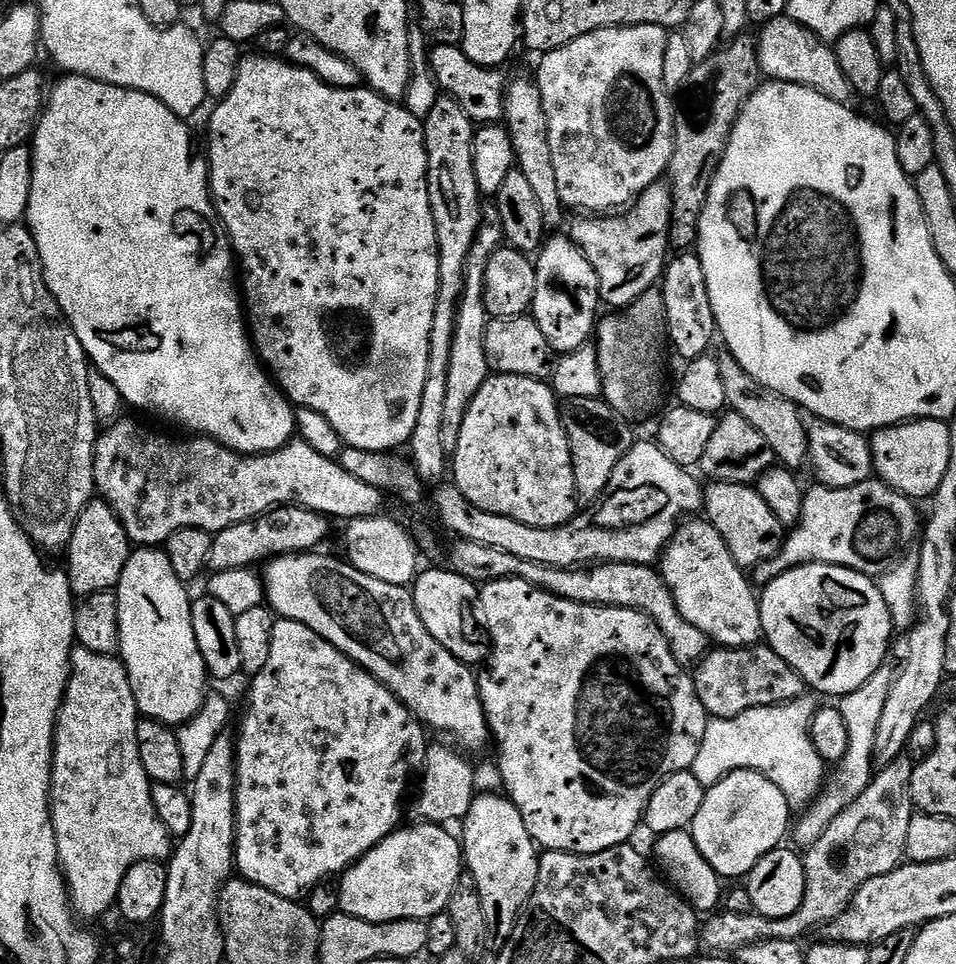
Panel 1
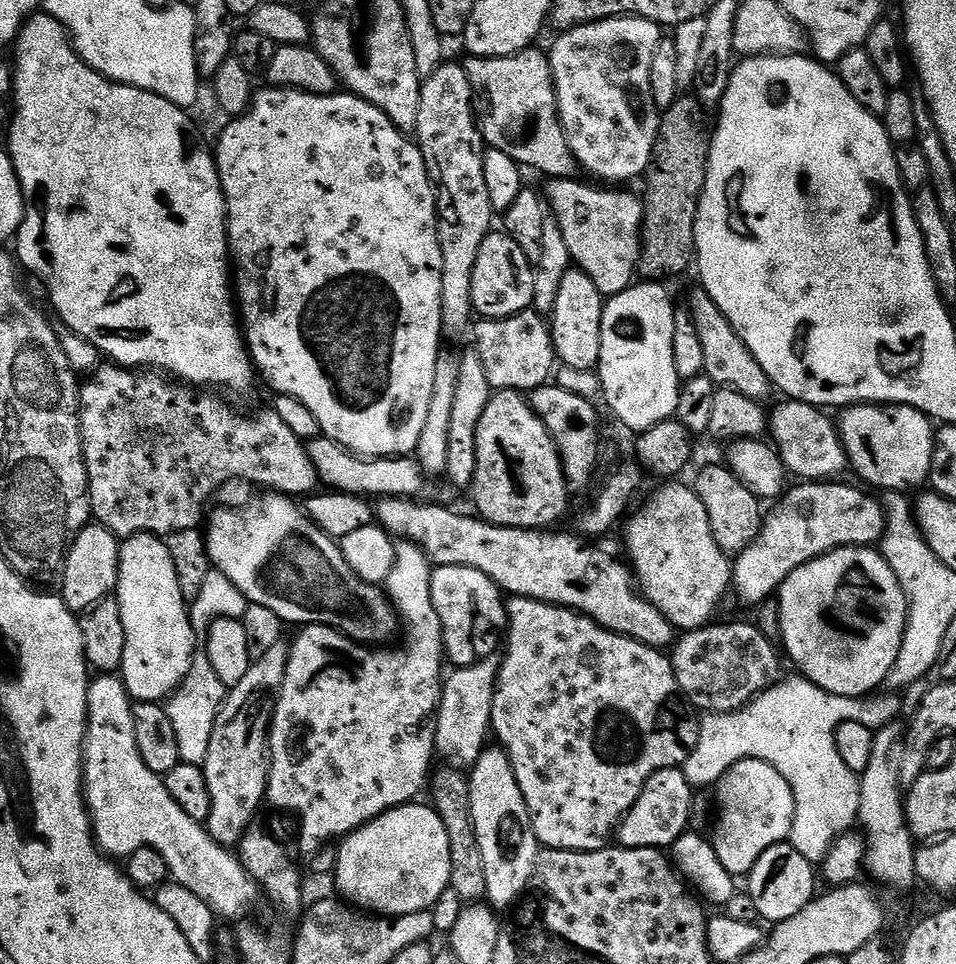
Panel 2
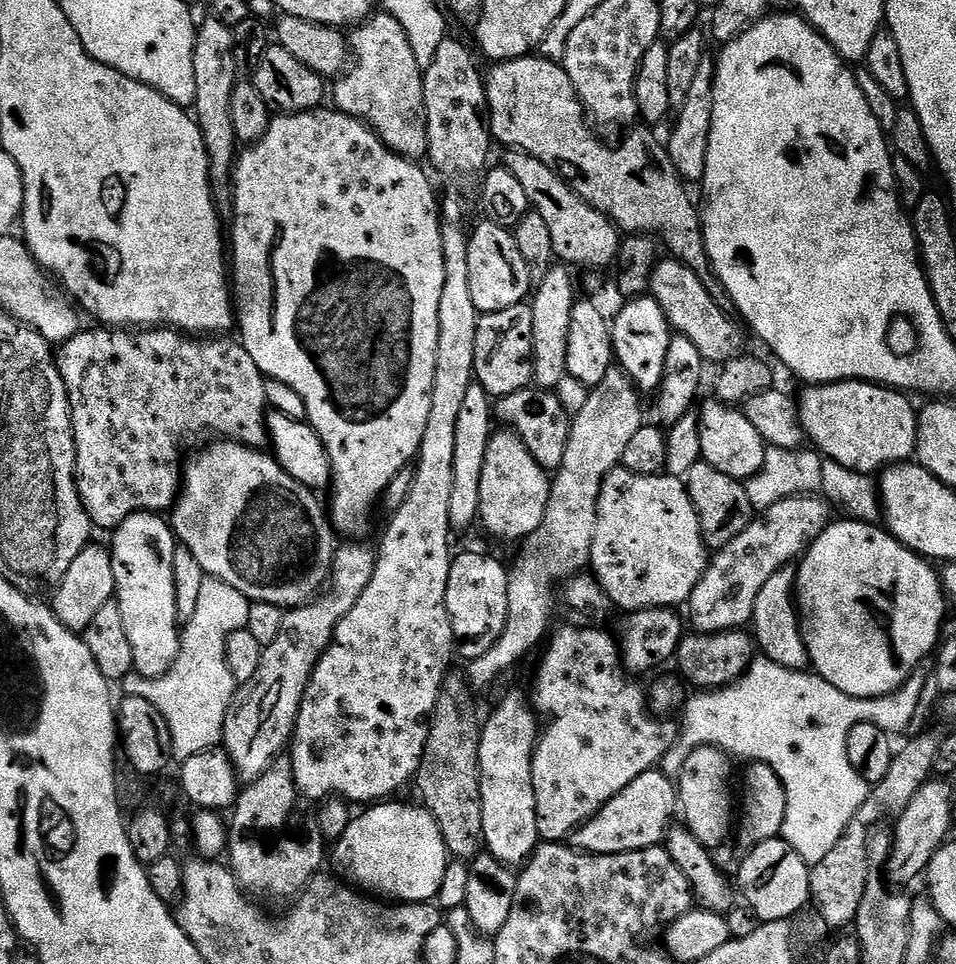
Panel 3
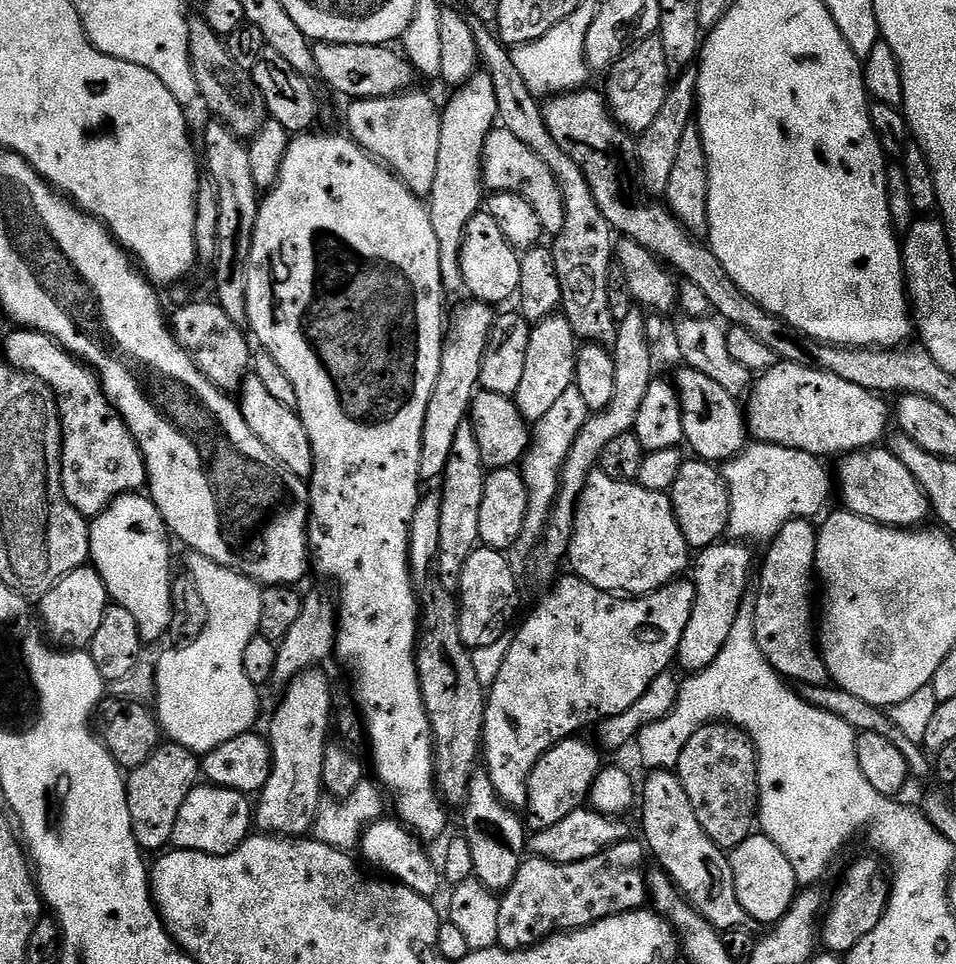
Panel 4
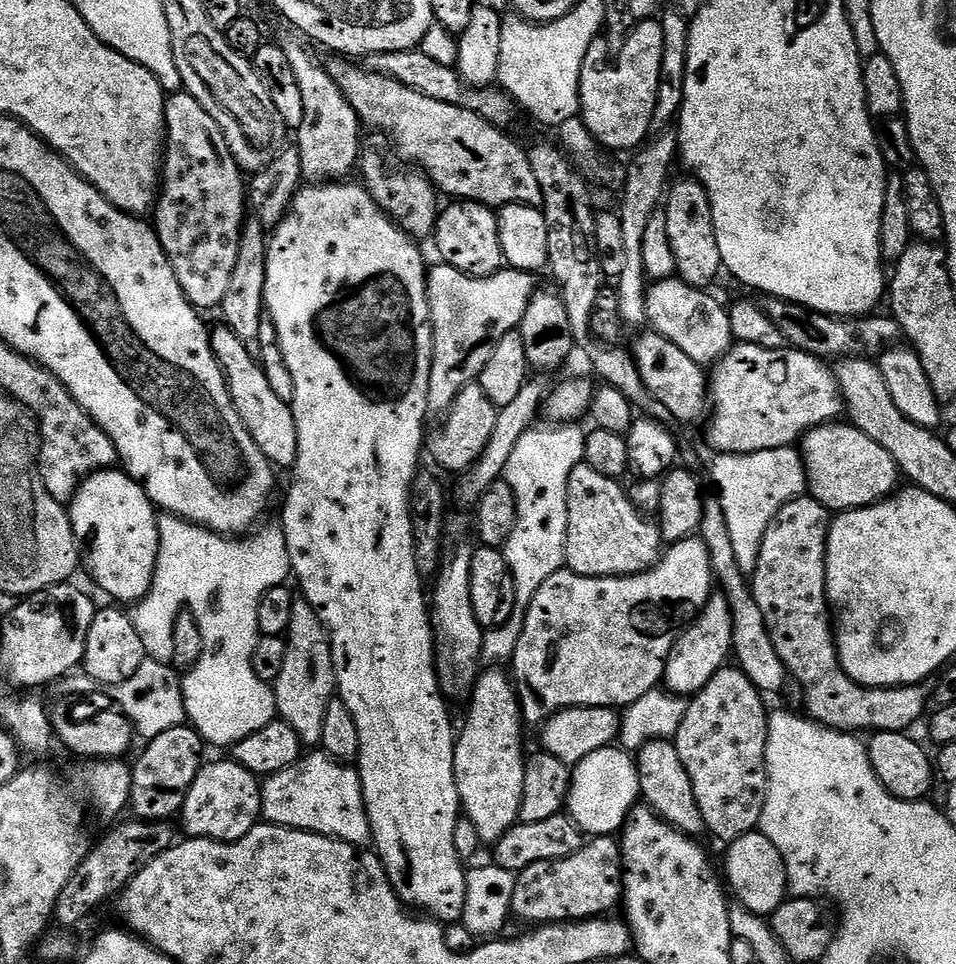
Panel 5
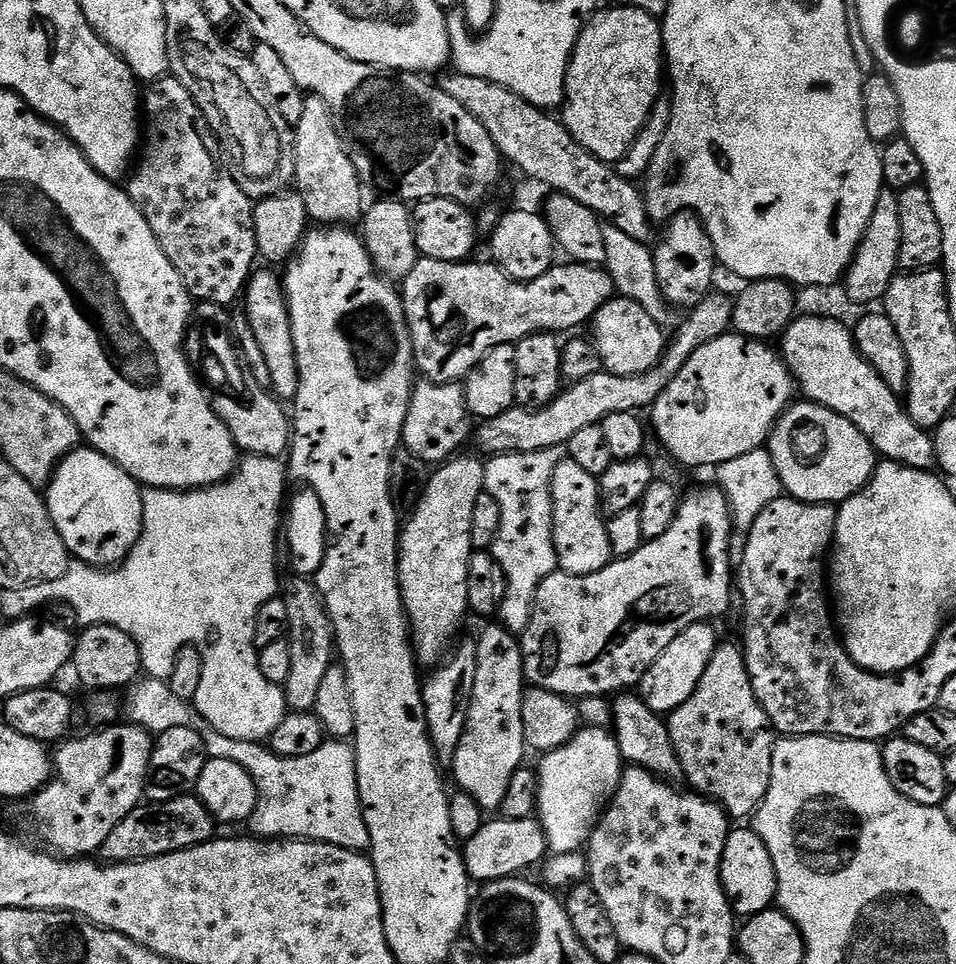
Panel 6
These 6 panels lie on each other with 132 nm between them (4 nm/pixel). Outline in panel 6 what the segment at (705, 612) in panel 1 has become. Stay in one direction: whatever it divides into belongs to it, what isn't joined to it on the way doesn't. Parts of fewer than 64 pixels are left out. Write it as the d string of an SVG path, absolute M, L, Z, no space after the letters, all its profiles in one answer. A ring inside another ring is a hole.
M567 458L554 466L552 475L552 533L559 571L585 576L602 570L614 557L606 517L600 511L600 486L597 477L586 474L578 462Z

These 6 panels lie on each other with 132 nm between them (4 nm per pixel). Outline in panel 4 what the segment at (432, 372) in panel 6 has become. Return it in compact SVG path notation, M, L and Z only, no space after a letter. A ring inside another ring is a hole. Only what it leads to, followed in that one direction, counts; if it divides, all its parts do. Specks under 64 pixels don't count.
M468 302L468 305L457 314L456 317L451 317L450 323L446 328L446 339L444 342L444 349L442 350L442 362L438 370L438 382L434 382L434 394L430 398L430 406L426 406L426 422L422 426L422 458L418 458L418 474L421 481L428 482L428 480L439 481L443 477L446 470L446 462L450 462L450 449L454 447L454 434L458 434L458 426L464 424L470 416L472 411L472 400L475 398L478 389L480 388L480 371L482 370L482 354L486 350L486 342L488 341L489 334L492 333L492 322L494 319L494 312L487 304L479 302Z

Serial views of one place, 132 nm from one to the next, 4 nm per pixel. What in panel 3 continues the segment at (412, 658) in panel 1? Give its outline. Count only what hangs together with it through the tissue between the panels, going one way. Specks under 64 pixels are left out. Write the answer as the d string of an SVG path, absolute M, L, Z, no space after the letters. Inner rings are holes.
M223 438L217 439L215 442L205 443L200 450L201 452L192 461L189 459L183 465L180 495L176 497L175 505L170 512L170 523L172 531L176 533L177 541L183 547L188 548L194 554L194 558L198 558L198 566L202 566L205 574L211 579L221 580L230 586L234 586L234 590L241 592L250 602L270 602L285 610L311 604L321 595L322 589L329 583L332 575L332 554L334 551L334 543L332 544L334 529L326 515L325 505L323 508L320 505L319 498L316 497L319 495L313 489L294 482L294 478L290 478L290 474L286 474L286 470L282 470L282 466L276 461L276 457L267 451L247 448L244 444L235 444L233 440Z

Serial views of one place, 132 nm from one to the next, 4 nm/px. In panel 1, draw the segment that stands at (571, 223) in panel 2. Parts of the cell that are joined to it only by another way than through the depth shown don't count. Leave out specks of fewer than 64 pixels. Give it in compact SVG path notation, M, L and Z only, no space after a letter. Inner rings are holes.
M667 179L655 180L647 190L623 214L604 214L599 218L576 218L570 231L570 239L586 254L594 274L598 274L600 298L612 310L623 310L631 306L636 299L654 288L663 277L670 259L670 238L672 228L672 185Z

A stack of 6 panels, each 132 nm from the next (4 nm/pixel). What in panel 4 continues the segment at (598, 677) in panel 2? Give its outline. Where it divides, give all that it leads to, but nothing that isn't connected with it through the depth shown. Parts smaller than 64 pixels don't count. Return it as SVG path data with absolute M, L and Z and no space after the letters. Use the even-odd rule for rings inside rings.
M584 738L563 740L560 744L555 744L534 766L528 779L526 809L526 824L532 832L546 830L546 826L562 822L562 818L566 818L570 810L585 807L602 767L602 752L595 743L587 744L580 739Z

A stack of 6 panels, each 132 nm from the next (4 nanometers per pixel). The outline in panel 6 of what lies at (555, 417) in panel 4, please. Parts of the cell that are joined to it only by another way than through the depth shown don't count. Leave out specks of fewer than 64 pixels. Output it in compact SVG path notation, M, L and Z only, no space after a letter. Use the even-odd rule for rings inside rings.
M547 448L541 452L515 452L491 457L484 465L484 490L498 502L502 509L502 530L498 530L498 538L490 549L492 557L502 566L502 574L506 574L506 598L498 613L499 623L513 634L523 634L532 617L532 603L536 597L538 586L550 574L557 571L556 547L552 533L552 475L554 466L565 459L564 448Z

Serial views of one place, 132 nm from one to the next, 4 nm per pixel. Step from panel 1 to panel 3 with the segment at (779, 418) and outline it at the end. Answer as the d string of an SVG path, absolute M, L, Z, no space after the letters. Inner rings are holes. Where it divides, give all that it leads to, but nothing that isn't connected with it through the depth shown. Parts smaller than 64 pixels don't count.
M657 259L652 272L650 296L662 308L671 331L675 335L690 338L698 354L702 354L709 365L719 366L741 355L743 348L740 347L744 344L744 336L740 333L741 325L735 319L732 321L733 317L724 312L722 306L714 302L714 298L710 298L710 290L706 290L701 273L690 270L680 260Z

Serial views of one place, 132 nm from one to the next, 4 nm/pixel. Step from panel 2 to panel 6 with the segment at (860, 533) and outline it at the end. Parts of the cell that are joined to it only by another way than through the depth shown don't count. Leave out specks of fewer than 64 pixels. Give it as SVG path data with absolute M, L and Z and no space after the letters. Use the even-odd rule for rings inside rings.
M705 622L682 630L682 634L678 634L678 638L674 638L674 642L670 642L670 646L662 650L662 654L658 654L658 662L654 662L650 670L646 670L638 685L638 694L644 699L646 706L650 706L650 710L670 714L675 708L682 706L682 702L686 702L690 694L694 694L706 666L710 666L710 658L718 643L712 627L711 623Z

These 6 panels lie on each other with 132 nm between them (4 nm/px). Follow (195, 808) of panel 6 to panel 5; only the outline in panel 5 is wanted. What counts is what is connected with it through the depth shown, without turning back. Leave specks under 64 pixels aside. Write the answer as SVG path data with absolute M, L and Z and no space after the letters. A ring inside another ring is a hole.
M128 818L120 823L115 825L117 828L113 832L105 834L104 841L97 848L95 845L89 851L78 870L74 870L70 882L66 882L66 890L62 890L54 913L55 923L60 923L57 925L61 929L72 930L75 924L82 923L91 914L92 908L98 907L103 900L108 900L111 896L112 899L119 897L141 868L158 858L158 854L171 848L177 839L175 830L171 828L173 825L168 822Z

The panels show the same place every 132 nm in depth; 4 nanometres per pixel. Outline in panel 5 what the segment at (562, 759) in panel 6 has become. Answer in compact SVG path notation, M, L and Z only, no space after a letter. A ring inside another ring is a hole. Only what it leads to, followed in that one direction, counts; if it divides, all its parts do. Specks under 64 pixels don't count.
M619 746L606 747L582 758L571 769L571 774L566 812L580 831L592 838L619 833L629 813L641 799L635 759Z

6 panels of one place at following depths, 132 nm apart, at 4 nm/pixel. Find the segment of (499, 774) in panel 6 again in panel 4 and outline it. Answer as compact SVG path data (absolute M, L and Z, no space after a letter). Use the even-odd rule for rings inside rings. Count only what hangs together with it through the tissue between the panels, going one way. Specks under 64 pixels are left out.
M487 771L472 773L470 790L465 798L464 828L462 834L470 842L470 854L474 857L473 877L495 894L503 894L512 885L520 865L526 859L526 824L515 811L503 804L490 782Z

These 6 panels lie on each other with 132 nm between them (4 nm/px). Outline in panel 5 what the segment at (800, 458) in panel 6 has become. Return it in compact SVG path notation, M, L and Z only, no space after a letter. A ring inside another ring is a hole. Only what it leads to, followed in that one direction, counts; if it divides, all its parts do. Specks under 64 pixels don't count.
M833 422L812 428L799 441L798 451L804 460L804 469L808 479L808 492L823 508L839 514L855 508L868 508L871 504L879 504L887 500L897 491L902 480L902 473L897 468L894 458L874 442L874 438L866 438L862 430L853 428L848 422Z

